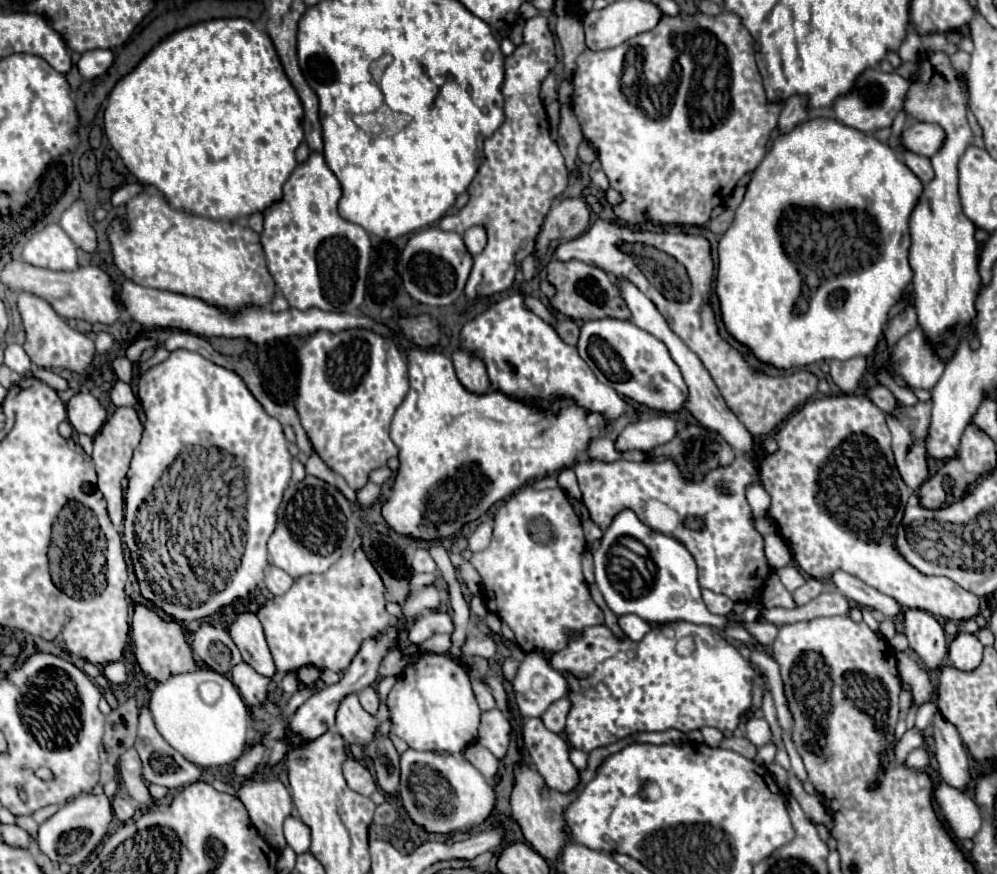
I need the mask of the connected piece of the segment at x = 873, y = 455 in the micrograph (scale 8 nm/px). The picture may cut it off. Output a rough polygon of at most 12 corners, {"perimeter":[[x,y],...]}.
{"perimeter":[[813,399],[759,463],[807,575],[951,621],[977,595],[893,549],[913,491],[885,413]]}

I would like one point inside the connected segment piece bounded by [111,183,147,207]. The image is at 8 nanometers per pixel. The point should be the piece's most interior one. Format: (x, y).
(120, 196)

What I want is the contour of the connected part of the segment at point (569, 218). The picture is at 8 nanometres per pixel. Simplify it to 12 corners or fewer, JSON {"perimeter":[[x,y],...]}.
{"perimeter":[[557,199],[537,235],[537,251],[571,241],[589,225],[583,199]]}

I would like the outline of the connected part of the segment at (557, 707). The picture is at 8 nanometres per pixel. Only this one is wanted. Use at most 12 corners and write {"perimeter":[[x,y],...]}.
{"perimeter":[[569,697],[555,701],[545,713],[543,723],[553,733],[565,731]]}

